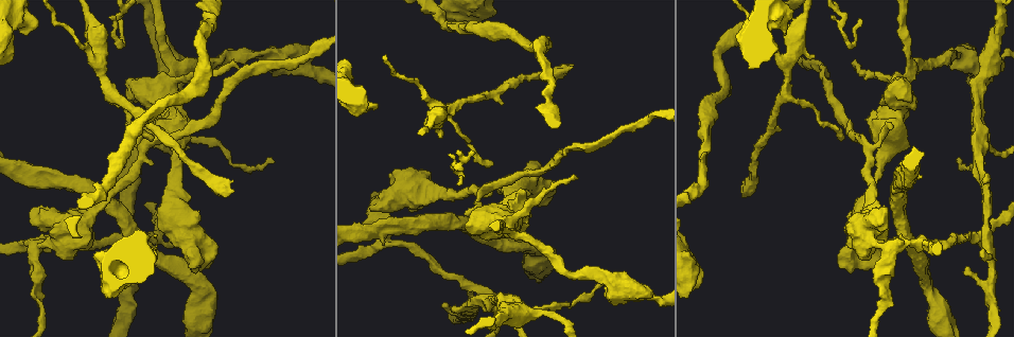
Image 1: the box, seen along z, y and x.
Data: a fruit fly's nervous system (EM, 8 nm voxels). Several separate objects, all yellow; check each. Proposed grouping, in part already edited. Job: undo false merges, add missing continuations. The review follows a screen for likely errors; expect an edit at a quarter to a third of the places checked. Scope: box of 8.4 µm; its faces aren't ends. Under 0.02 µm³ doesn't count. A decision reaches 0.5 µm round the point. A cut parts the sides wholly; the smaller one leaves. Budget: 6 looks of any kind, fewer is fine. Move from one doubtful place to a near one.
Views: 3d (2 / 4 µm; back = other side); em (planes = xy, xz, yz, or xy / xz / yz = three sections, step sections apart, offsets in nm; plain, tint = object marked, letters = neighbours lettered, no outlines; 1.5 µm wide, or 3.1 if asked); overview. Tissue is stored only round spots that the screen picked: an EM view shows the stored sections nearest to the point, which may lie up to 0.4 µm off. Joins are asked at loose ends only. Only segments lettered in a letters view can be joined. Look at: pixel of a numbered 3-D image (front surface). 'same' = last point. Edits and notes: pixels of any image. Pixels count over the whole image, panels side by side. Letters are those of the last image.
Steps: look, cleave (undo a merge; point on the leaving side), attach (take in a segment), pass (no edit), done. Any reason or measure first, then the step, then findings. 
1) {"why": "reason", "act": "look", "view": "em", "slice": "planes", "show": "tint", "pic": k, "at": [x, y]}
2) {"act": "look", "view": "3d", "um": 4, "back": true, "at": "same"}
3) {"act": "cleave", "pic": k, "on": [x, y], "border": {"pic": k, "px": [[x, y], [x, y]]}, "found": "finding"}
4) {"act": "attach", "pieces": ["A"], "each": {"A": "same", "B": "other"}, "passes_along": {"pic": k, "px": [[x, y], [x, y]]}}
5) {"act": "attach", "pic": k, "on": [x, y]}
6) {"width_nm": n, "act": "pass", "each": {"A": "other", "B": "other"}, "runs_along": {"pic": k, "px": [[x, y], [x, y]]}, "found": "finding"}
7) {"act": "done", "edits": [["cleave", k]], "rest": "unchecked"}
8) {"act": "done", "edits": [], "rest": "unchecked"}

{"why": "free end", "act": "look", "view": "em", "slice": "planes", "show": "tint", "pic": 1, "at": [233, 191]}

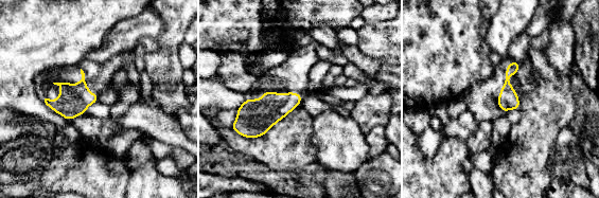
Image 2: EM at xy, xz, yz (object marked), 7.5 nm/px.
{"act": "look", "view": "em", "slice": "planes", "show": "letters", "at": "same"}

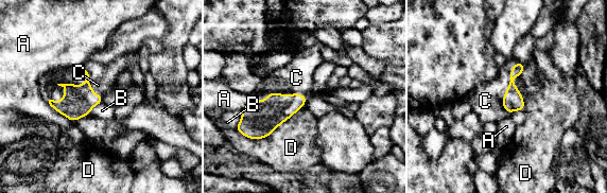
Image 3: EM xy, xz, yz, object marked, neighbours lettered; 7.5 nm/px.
{"width_nm": 150, "act": "attach", "pieces": ["C"], "each": {"A": "other", "B": "other", "C": "same", "D": "other"}, "found": "it goes on there"}

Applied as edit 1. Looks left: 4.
{"why": "thin neck", "act": "look", "view": "em", "slice": "planes", "show": "tint", "pic": 1, "at": [877, 182]}

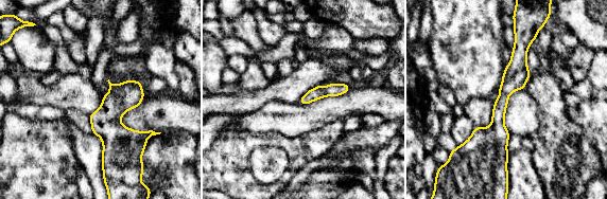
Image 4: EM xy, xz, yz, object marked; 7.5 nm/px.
{"why": "what lies round it", "act": "look", "view": "em", "slice": "planes", "show": "letters", "at": "same"}

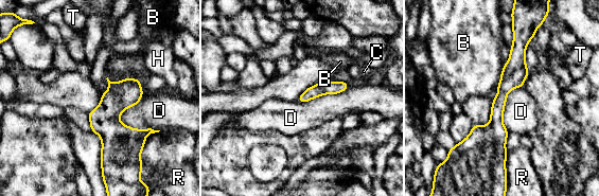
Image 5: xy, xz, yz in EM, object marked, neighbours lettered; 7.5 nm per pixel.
{"width_nm": 90, "act": "pass", "each": {"B": "other", "C": "other", "D": "other", "H": "other", "R": "other", "T": "other"}, "found": "one cell here"}

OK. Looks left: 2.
{"act": "done", "edits": [["attach", 3]], "rest": "unchecked"}

